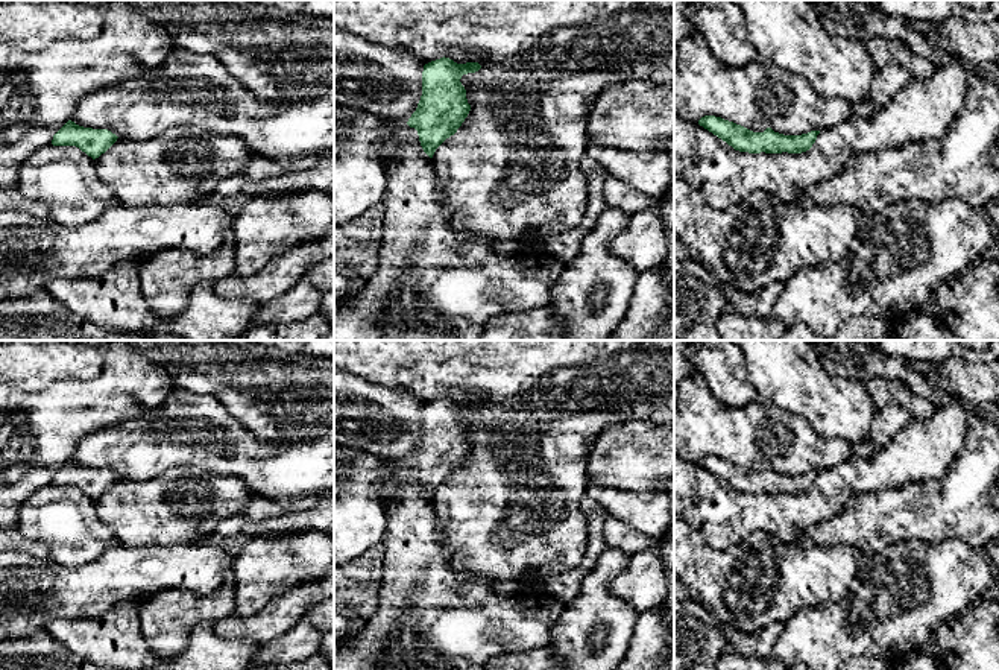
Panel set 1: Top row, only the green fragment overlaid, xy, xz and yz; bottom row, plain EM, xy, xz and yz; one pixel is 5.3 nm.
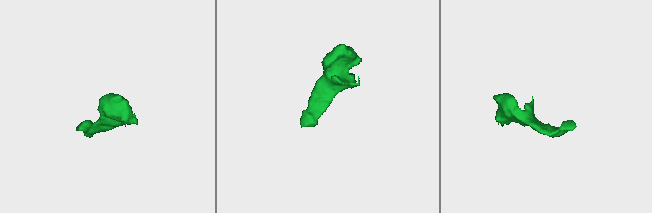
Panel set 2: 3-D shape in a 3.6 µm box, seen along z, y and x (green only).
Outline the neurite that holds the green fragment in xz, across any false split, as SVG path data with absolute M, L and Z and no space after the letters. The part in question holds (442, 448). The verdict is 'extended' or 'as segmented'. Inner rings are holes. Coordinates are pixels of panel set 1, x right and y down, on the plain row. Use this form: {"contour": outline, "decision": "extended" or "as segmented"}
{"contour": "M445 397L424 406L422 436L407 465L418 471L421 486L430 498L468 457L471 445L460 419L480 409L478 403L457 404Z", "decision": "as segmented"}

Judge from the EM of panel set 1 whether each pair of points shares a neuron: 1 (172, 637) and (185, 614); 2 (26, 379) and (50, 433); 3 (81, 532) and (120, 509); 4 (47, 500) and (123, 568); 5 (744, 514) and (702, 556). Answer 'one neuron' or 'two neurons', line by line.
1: one neuron
2: two neurons
3: two neurons
4: two neurons
5: two neurons

